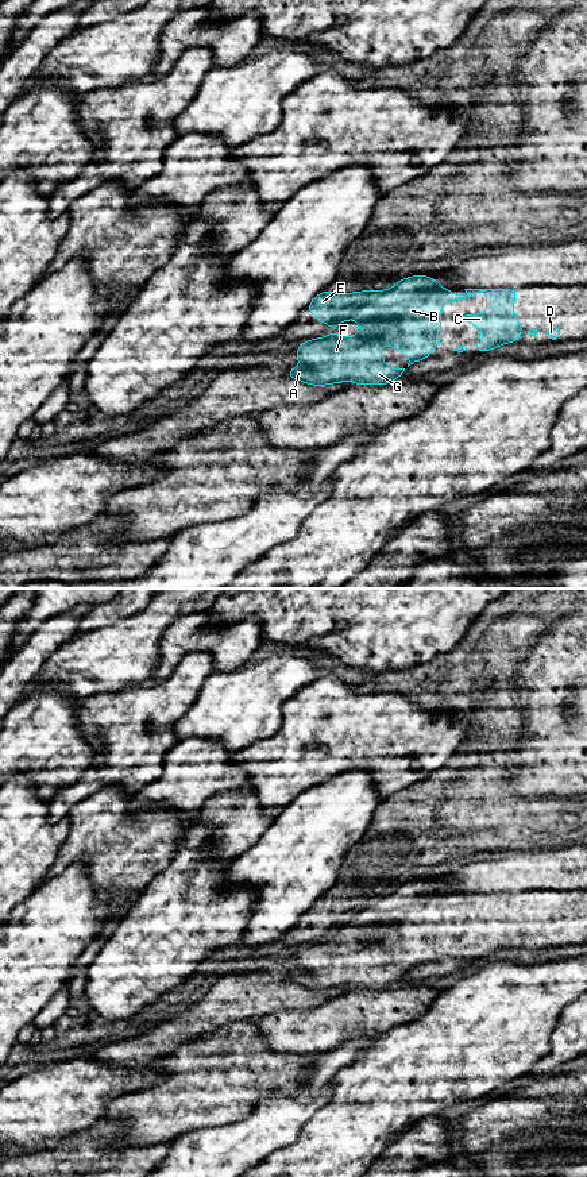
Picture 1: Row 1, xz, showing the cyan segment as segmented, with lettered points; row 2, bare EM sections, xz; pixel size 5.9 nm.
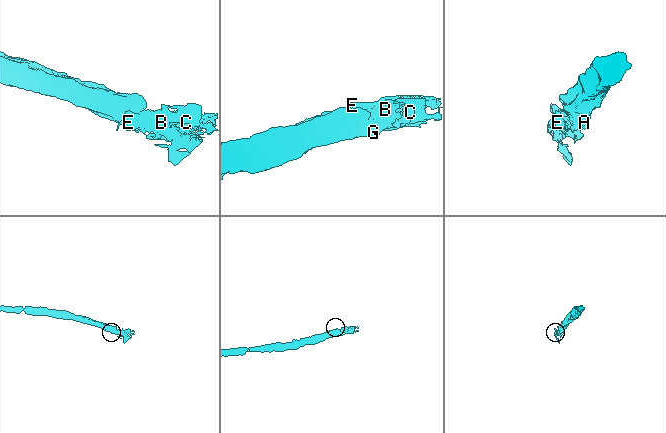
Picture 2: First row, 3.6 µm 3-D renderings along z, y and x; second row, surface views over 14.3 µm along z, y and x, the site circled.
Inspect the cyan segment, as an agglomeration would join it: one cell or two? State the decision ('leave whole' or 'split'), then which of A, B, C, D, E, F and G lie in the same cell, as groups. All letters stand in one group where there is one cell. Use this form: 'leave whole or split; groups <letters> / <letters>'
leave whole; groups A B C D E F G

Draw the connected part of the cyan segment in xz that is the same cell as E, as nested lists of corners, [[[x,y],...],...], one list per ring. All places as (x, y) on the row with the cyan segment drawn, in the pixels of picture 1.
[[[414,275],[399,279],[389,290],[376,292],[321,292],[304,309],[313,313],[316,320],[333,327],[348,319],[360,323],[360,332],[354,337],[336,336],[335,332],[327,337],[306,340],[294,352],[302,364],[286,370],[286,377],[300,379],[313,386],[329,383],[352,382],[355,385],[385,385],[398,379],[405,368],[389,368],[386,360],[379,356],[381,346],[395,346],[399,354],[408,355],[408,367],[421,359],[429,358],[433,352],[430,346],[441,344],[441,302],[453,302],[474,297],[480,292],[487,294],[486,304],[490,306],[487,313],[470,313],[459,316],[459,321],[474,323],[483,331],[479,343],[472,348],[474,352],[491,351],[506,343],[517,343],[517,336],[522,333],[522,325],[517,323],[517,314],[511,310],[511,304],[517,301],[517,289],[464,289],[464,294],[453,294],[448,289],[440,289],[439,281],[428,275]]]

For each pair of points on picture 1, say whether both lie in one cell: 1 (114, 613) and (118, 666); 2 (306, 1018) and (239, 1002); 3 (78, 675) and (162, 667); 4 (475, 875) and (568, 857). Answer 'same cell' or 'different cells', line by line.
1: different cells
2: different cells
3: different cells
4: same cell

